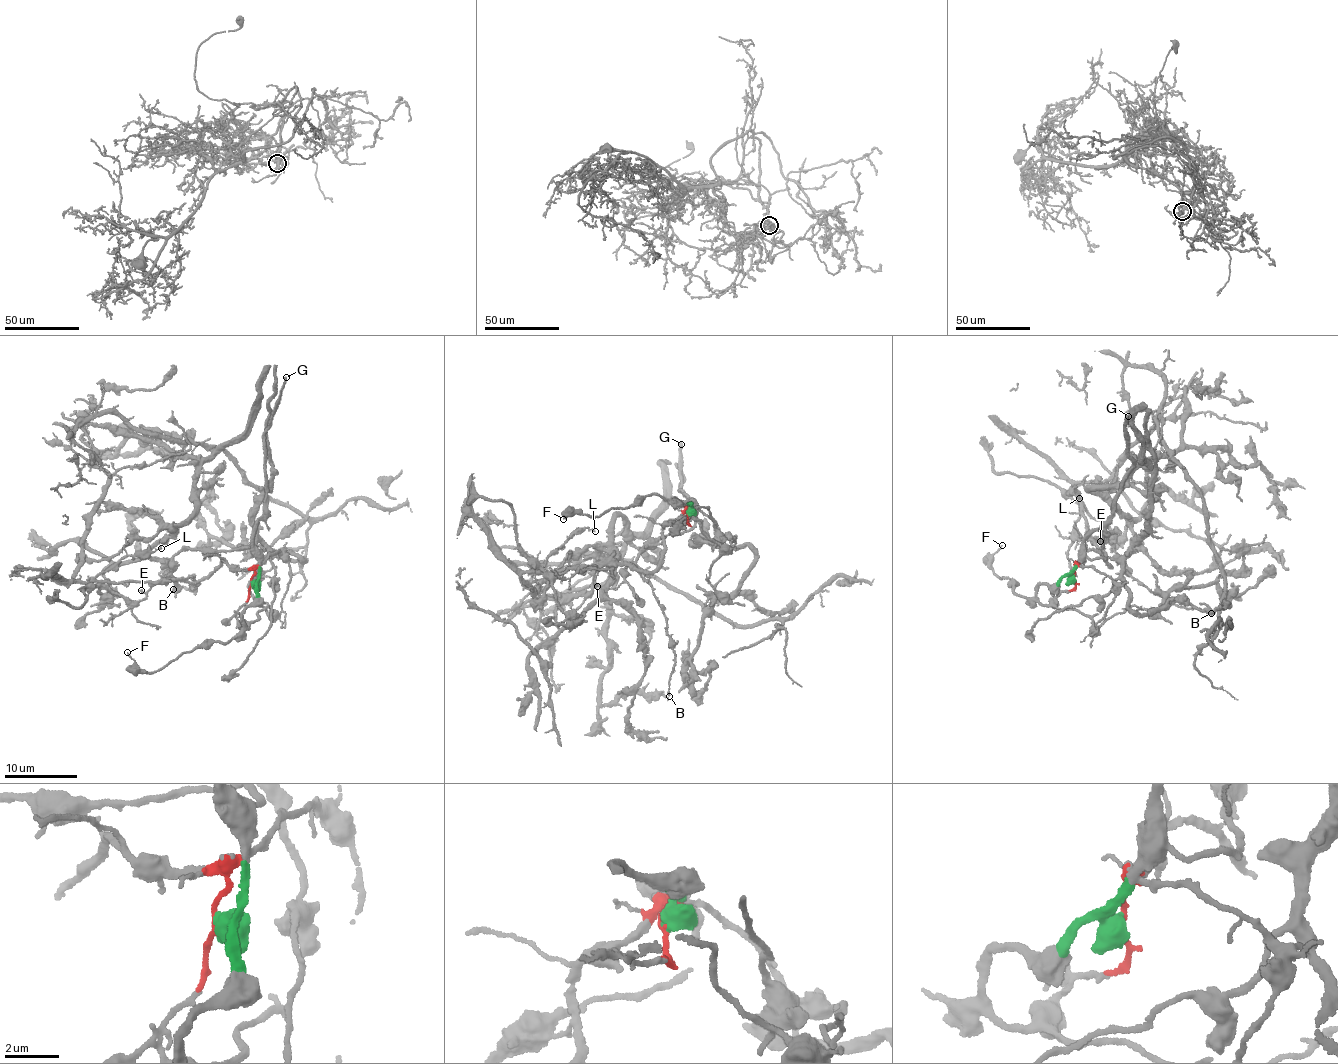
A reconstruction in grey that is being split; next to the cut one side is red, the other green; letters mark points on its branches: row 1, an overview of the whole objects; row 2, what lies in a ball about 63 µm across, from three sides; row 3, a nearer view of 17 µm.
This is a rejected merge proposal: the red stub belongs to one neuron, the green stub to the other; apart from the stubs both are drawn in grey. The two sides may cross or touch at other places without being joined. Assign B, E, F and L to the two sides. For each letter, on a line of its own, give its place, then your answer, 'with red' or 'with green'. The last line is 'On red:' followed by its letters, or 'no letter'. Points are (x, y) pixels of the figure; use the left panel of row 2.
B: at (173, 589); with red
E: at (141, 590); with red
F: at (127, 652); with green
L: at (161, 548); with red
On red: B, E, L

